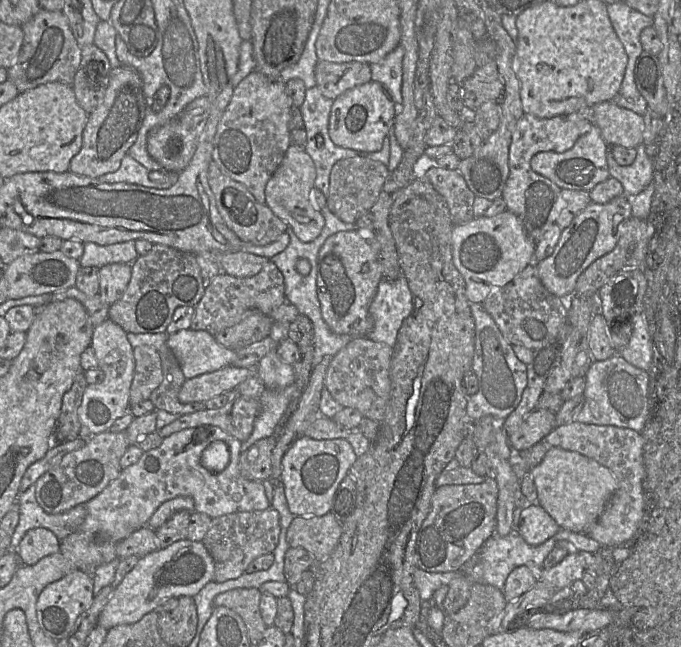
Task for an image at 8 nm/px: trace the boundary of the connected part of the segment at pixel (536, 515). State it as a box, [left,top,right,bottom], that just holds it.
[519,503,560,546]

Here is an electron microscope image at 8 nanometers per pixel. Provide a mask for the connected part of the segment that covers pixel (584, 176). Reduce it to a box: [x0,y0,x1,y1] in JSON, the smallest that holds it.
[531,125,610,192]

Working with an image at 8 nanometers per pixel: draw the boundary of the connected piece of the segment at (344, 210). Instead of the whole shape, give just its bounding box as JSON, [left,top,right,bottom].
[326,156,390,224]

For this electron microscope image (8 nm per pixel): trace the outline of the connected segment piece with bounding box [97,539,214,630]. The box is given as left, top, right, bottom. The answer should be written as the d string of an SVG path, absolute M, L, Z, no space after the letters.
M177 541L139 558L128 572L100 613L97 625L111 628L138 622L144 615L168 598L194 597L208 582L213 581L214 562L201 541Z

